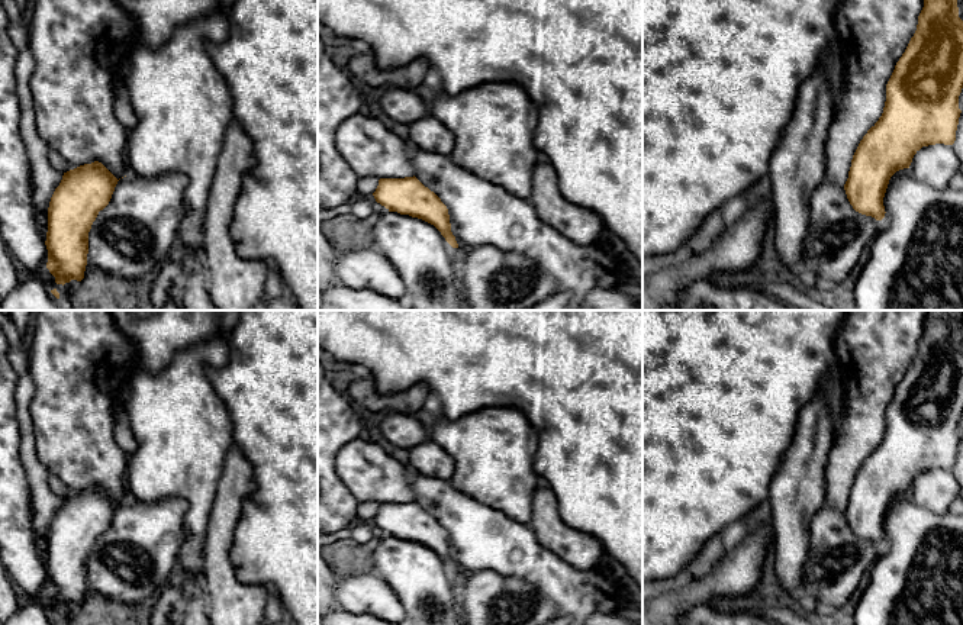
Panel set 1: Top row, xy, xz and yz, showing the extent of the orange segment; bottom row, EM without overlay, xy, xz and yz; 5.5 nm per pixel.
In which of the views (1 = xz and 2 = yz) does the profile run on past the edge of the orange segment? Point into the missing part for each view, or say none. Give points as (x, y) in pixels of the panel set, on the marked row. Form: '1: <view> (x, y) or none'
1: none
2: none

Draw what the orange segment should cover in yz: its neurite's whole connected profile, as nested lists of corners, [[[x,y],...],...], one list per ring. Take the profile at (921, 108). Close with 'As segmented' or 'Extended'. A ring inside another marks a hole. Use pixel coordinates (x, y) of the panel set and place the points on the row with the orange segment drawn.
[[[924,0],[917,30],[886,84],[883,113],[851,160],[844,190],[856,212],[882,220],[890,177],[909,168],[922,146],[954,144],[962,88],[957,0]]]. As segmented

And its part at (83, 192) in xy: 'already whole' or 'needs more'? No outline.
already whole

